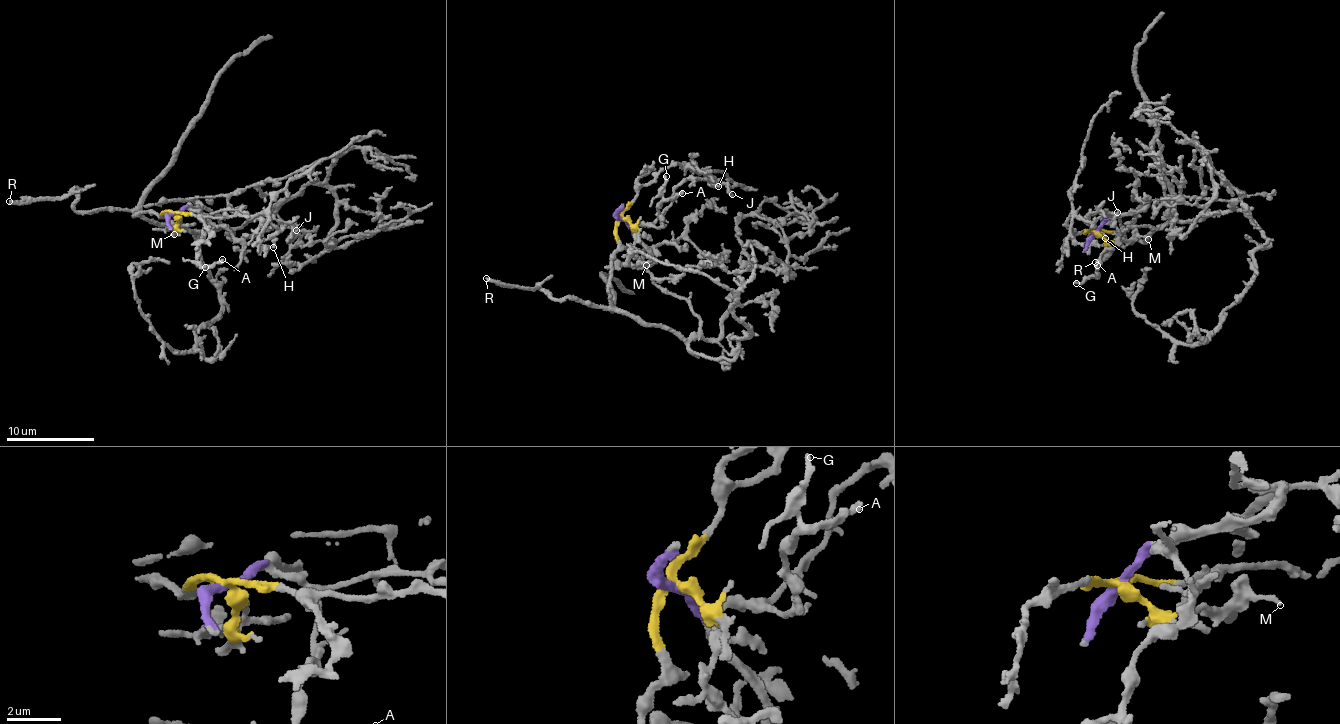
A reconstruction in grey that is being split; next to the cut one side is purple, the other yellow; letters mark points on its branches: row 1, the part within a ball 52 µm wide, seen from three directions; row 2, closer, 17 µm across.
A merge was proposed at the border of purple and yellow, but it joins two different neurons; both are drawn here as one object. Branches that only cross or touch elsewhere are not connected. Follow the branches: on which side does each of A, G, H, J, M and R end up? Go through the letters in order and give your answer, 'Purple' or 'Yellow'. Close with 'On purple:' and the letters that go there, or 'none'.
A: Purple
G: Purple
H: Yellow
J: Purple
M: Yellow
R: Yellow
On purple: A, G, J

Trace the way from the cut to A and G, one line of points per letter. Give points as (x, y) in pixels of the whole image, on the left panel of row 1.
A: (172, 213), (193, 208), (203, 223), (196, 261), (209, 266), (223, 258)
G: (172, 213), (193, 208), (202, 218), (197, 260), (205, 268)

